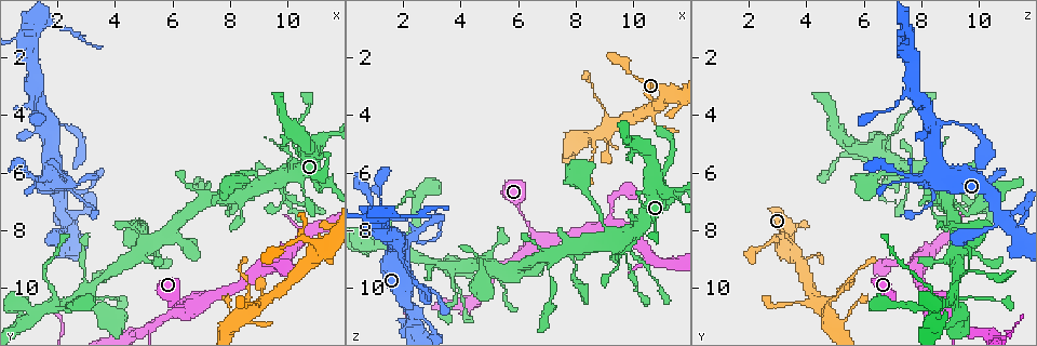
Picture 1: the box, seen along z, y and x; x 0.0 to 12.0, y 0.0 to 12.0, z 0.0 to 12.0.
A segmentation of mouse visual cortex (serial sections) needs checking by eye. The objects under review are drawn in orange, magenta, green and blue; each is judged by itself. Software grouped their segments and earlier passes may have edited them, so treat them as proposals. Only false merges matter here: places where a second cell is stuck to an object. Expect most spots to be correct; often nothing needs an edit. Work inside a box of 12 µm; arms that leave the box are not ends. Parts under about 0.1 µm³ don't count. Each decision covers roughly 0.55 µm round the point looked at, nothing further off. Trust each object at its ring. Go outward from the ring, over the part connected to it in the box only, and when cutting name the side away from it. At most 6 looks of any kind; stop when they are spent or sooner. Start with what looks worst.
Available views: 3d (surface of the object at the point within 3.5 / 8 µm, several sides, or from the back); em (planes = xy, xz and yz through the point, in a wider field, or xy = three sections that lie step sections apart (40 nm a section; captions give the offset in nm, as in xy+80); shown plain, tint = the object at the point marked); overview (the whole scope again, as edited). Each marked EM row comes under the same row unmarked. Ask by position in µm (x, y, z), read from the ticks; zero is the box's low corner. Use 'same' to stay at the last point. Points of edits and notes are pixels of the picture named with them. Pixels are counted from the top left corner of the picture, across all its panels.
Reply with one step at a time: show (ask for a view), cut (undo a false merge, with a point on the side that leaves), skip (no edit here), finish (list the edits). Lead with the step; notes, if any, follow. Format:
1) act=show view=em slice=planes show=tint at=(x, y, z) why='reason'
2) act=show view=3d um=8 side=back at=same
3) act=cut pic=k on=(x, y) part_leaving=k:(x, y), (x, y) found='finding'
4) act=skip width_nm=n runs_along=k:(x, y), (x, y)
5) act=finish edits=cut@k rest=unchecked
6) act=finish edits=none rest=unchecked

act=show view=3d um=3.5 at=(1.0, 2.5, 7.4) why='sudden change in width'

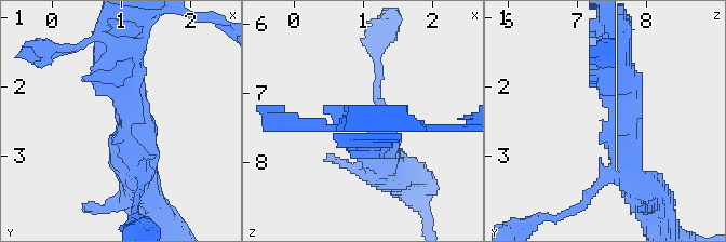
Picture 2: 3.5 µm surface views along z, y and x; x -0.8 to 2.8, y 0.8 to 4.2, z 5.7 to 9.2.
act=show view=em slice=xy step=3 show=tint at=(1.00, 2.40, 7.45) why='shape alone is not enough'

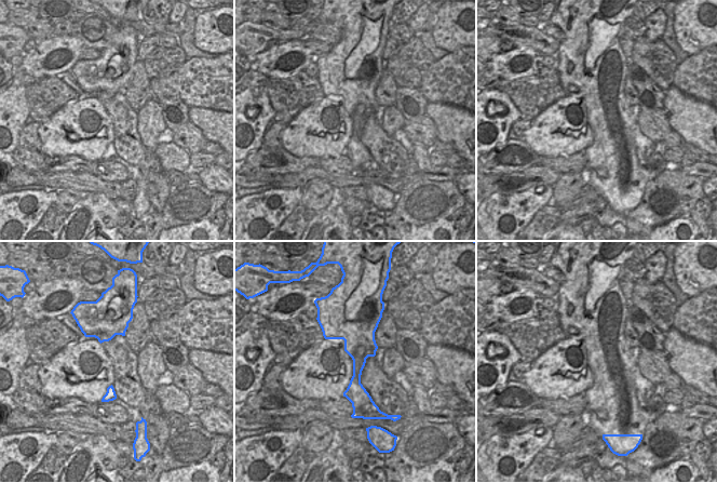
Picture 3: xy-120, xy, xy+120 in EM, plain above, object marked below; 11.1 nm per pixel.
act=skip runs_along=3:(349, 316), (357, 332), (362, 408) found='all the same cell'

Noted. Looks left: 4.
act=show view=3d um=3.5 at=(9.4, 6.3, 8.3) why='four or more arms meet'

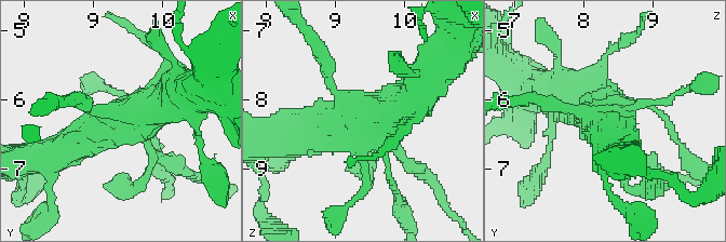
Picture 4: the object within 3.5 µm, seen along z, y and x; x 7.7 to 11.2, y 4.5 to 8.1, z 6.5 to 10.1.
act=show view=em slice=xy step=2 show=tint at=(9.35, 6.30, 8.25)

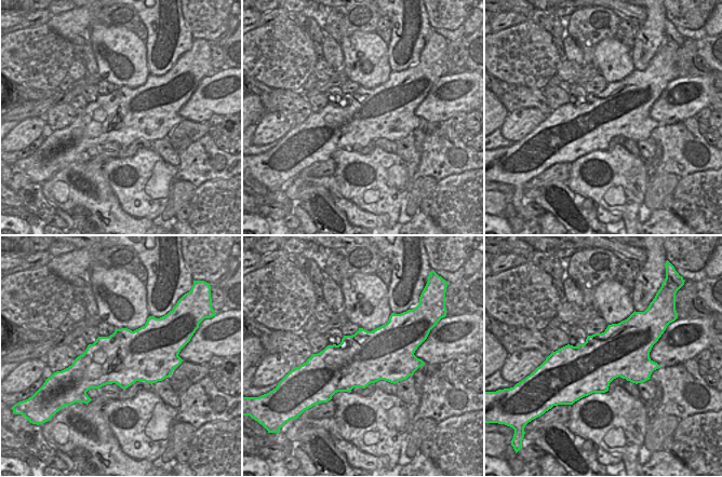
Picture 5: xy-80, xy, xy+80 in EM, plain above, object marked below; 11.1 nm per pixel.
act=skip runs_along=4:(179, 89), (69, 148) found='one cell here'

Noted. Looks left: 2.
act=show view=3d um=8 at=(2.2, 7.6, 10.7) why='sharp bend'

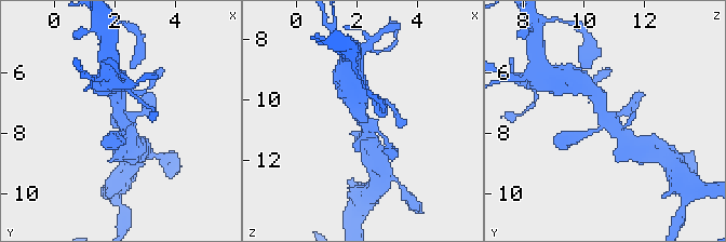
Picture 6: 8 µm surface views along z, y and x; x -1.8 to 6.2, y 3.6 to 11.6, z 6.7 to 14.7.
act=show view=em slice=xy step=1 show=tint at=(2.3, 7.6, 10.7)

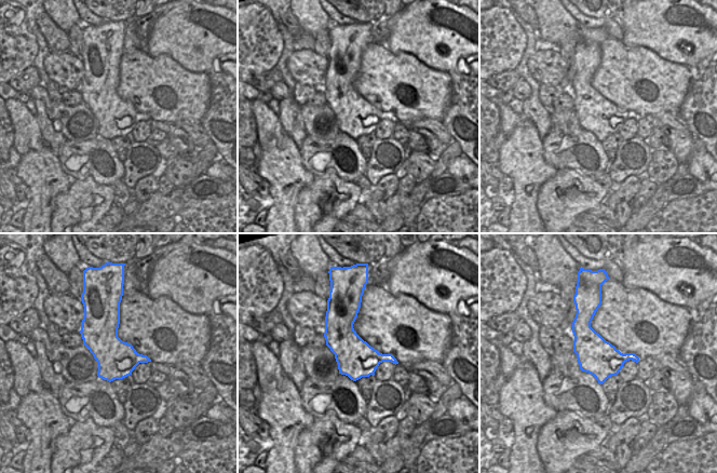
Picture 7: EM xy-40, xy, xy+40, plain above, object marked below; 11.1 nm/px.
act=skip runs_along=6:(593, 92), (604, 121), (627, 143) found='one cell here'

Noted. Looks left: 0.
act=finish edits=none rest=unchecked

